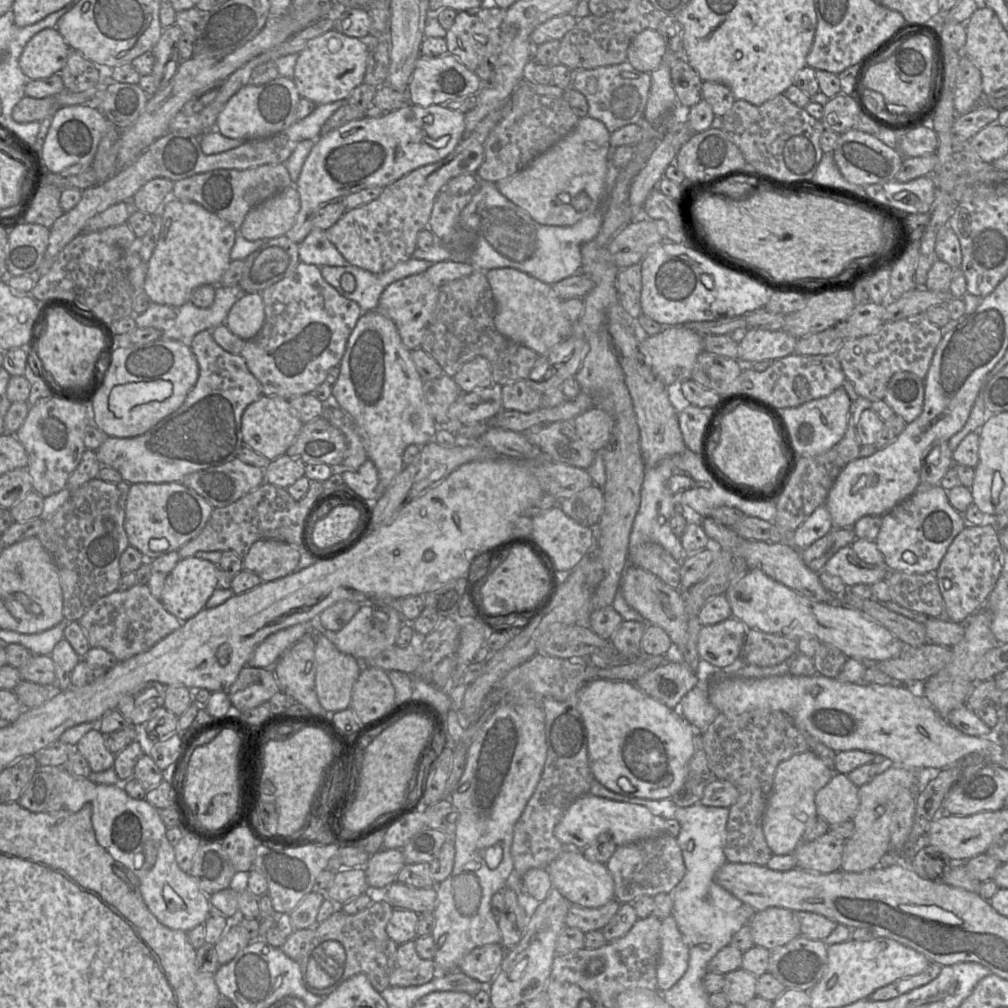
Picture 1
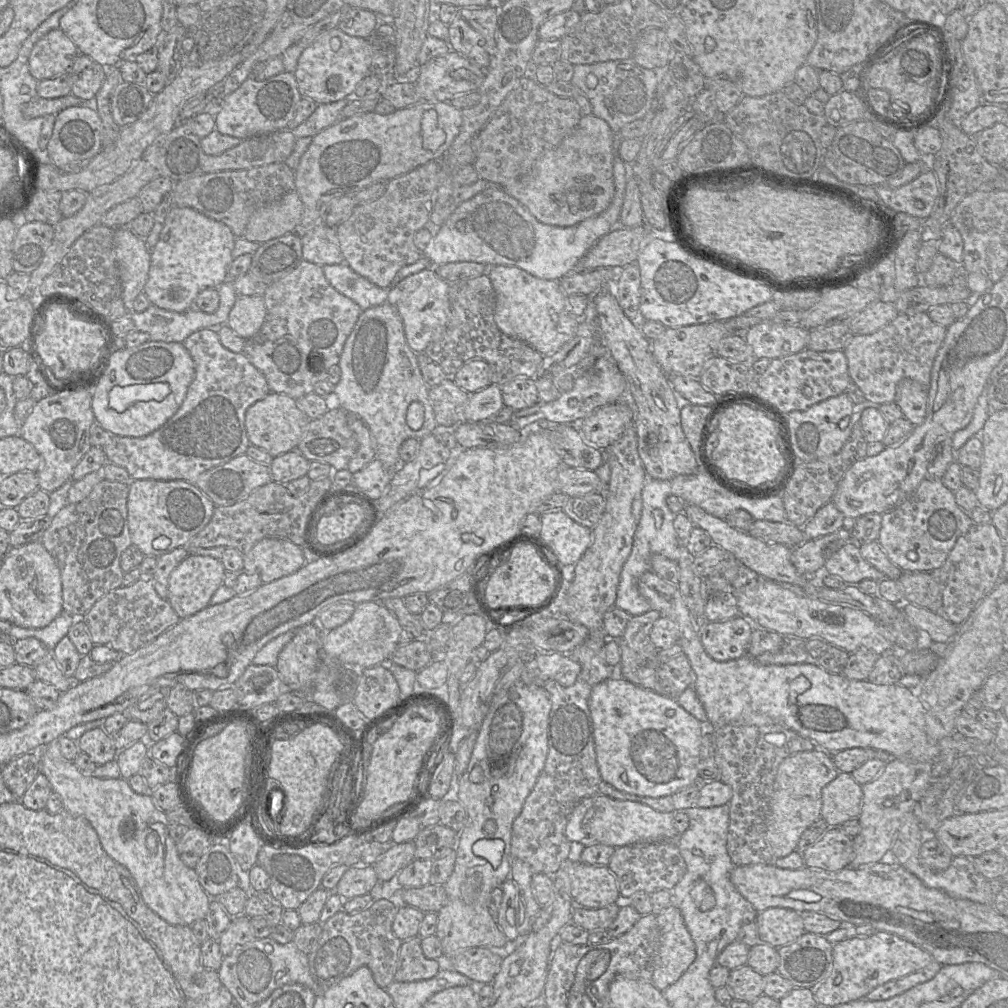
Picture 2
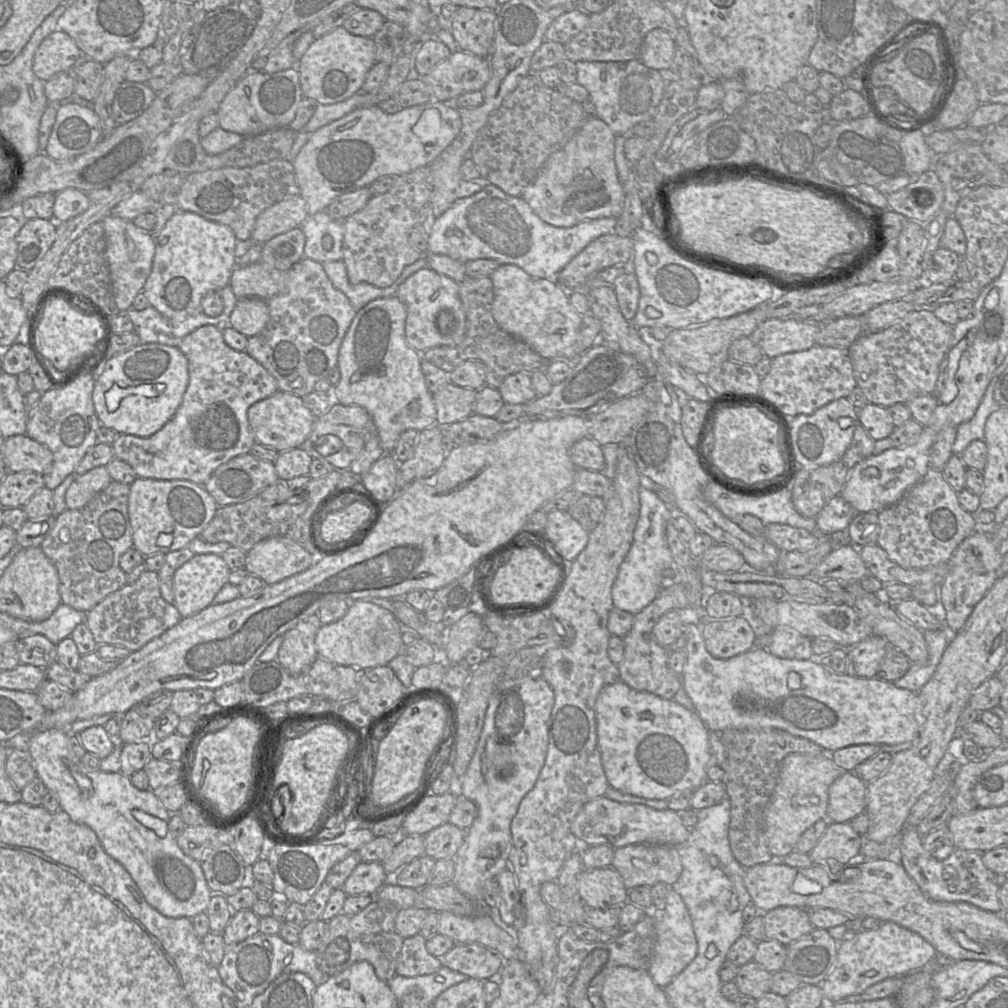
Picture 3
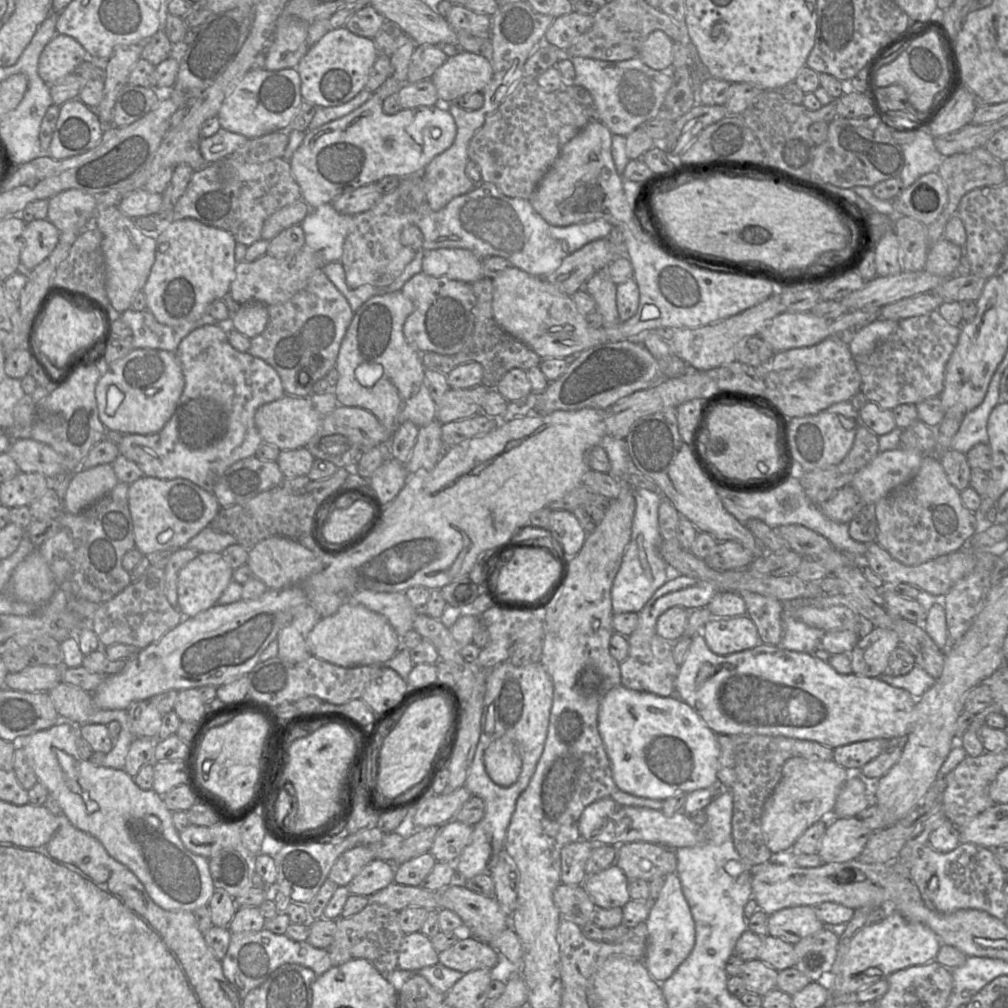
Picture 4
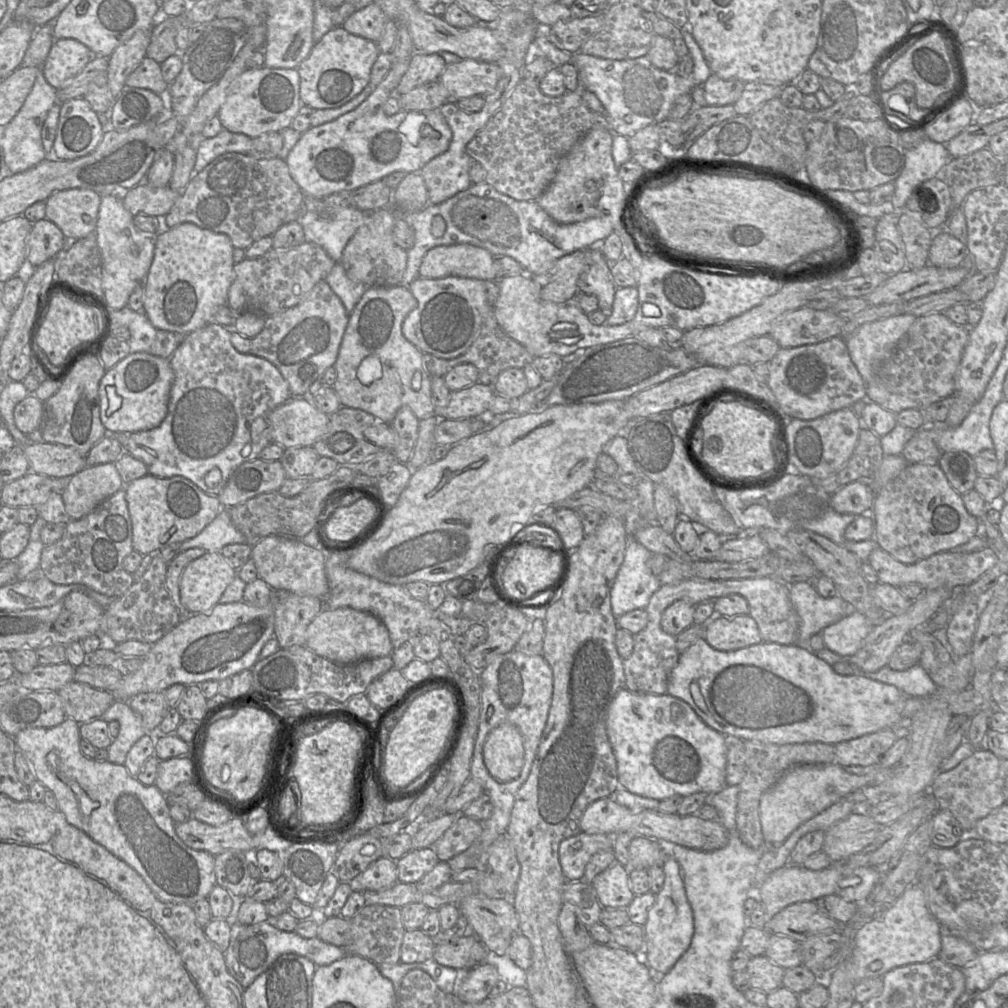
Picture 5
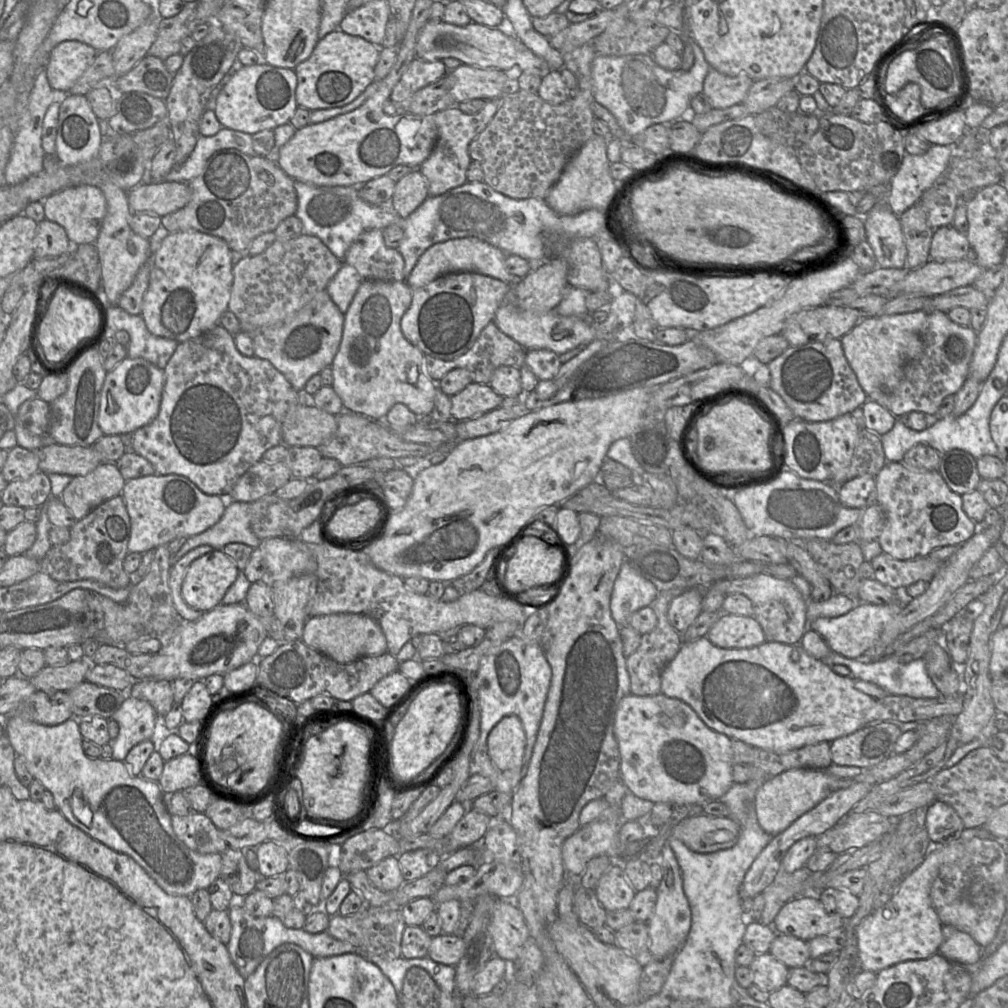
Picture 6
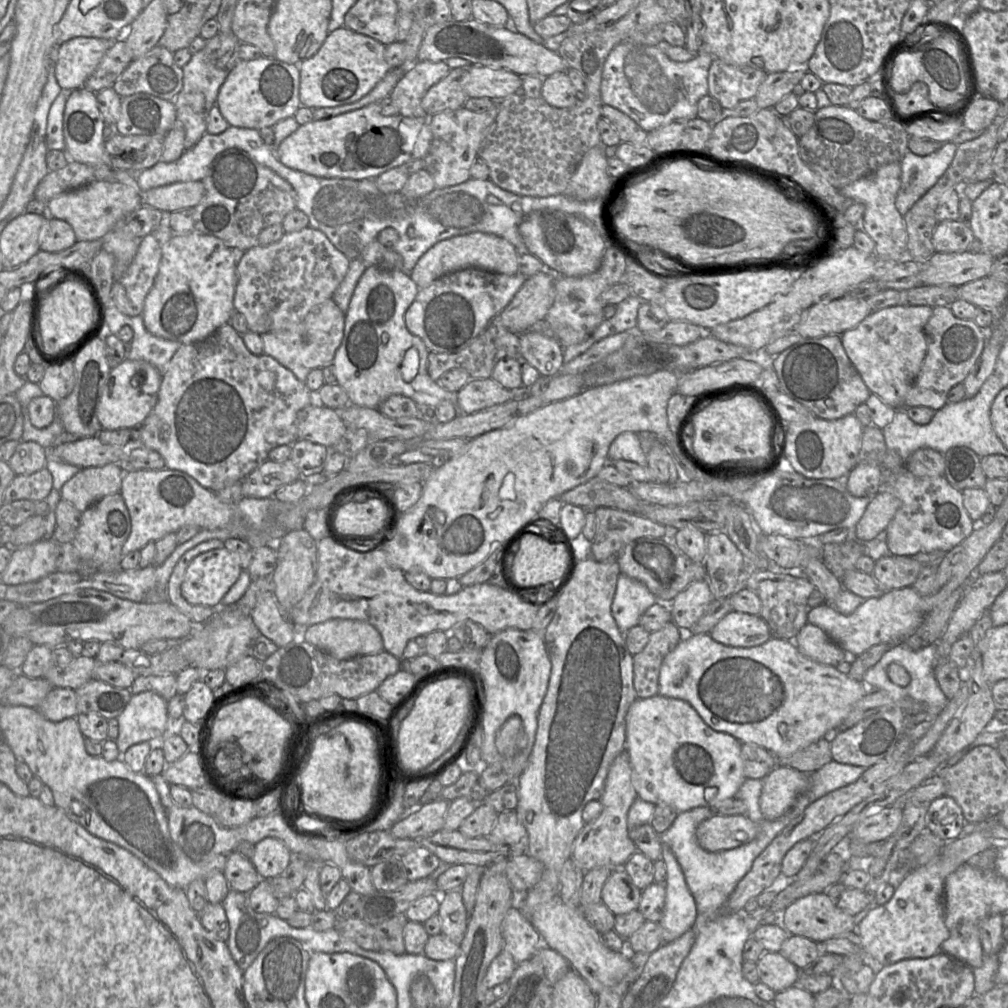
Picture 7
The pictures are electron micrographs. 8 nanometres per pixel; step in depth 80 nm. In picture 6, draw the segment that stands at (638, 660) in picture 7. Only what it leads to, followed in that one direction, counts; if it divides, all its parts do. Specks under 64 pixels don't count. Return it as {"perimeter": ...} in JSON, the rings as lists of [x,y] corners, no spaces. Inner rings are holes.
{"perimeter":[[[684,590],[659,592],[649,605],[657,616],[657,625],[649,633],[641,635],[641,643],[636,651],[627,657],[626,666],[630,676],[631,693],[636,696],[651,696],[661,693],[661,674],[666,665],[674,659],[683,643],[682,634],[668,621],[667,611],[671,600]]]}

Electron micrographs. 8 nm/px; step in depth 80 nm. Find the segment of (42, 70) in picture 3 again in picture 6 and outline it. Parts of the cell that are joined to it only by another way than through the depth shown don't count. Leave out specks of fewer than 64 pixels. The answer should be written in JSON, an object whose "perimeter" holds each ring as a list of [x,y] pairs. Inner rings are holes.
{"perimeter":[[[77,40],[59,43],[51,51],[45,68],[50,86],[59,93],[69,93],[97,54],[92,46]]]}

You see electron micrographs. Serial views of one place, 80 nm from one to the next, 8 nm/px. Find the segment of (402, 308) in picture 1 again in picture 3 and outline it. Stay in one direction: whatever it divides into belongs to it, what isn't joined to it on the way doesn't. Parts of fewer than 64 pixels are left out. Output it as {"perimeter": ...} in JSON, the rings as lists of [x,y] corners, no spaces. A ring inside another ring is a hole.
{"perimeter":[[[429,267],[410,275],[397,289],[396,296],[407,309],[405,336],[409,346],[423,353],[431,348],[454,346],[466,333],[466,314],[459,295],[460,284]]]}

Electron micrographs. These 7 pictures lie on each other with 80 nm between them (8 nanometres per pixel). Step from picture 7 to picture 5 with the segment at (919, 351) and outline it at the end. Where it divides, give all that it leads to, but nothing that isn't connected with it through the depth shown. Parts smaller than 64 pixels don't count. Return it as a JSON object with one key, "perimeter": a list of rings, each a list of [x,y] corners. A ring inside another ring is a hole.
{"perimeter":[[[903,313],[868,322],[845,339],[850,357],[865,384],[890,358],[916,318],[912,314]]]}

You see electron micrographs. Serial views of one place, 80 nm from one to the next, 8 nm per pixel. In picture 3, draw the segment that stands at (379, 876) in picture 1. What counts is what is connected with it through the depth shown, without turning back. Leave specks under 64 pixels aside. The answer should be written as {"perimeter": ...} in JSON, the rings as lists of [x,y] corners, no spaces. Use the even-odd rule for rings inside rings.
{"perimeter":[[[399,835],[391,854],[382,862],[388,876],[394,876],[401,868],[425,855],[425,835]]]}

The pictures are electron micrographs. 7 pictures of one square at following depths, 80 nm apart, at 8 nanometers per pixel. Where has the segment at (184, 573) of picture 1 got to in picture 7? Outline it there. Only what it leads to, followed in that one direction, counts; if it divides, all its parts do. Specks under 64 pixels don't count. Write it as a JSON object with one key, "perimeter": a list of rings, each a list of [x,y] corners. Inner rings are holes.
{"perimeter":[[[224,547],[201,553],[186,569],[181,594],[192,605],[218,608],[241,571],[236,554]]]}

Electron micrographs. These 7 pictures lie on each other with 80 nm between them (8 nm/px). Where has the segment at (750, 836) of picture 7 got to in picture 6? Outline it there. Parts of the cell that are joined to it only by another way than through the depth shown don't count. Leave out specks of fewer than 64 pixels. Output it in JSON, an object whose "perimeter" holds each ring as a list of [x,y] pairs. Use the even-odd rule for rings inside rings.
{"perimeter":[[[706,814],[689,816],[671,830],[677,838],[696,853],[714,853],[733,847],[740,836],[740,824],[729,817],[714,817]]]}

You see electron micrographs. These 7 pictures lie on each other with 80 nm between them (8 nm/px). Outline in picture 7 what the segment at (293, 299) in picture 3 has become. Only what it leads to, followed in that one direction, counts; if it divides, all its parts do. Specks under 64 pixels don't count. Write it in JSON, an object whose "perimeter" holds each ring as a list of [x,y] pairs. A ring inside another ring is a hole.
{"perimeter":[[[330,298],[314,306],[295,329],[261,334],[263,351],[305,383],[308,374],[313,369],[323,369],[333,364],[336,351],[343,339],[344,326],[345,314]]]}

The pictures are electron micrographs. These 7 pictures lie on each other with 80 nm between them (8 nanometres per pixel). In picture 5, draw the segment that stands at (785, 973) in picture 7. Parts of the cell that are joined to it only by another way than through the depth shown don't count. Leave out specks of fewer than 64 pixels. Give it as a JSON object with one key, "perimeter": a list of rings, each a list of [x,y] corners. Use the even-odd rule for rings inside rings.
{"perimeter":[[[765,955],[751,957],[746,967],[750,988],[769,994],[782,986],[785,969],[771,962]]]}

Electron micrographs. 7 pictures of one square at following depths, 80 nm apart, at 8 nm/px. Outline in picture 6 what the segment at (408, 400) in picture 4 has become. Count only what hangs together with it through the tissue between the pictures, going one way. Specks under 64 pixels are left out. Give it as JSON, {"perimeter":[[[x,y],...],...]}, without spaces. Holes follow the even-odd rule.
{"perimeter":[[[363,280],[347,312],[342,341],[333,360],[333,389],[339,395],[344,410],[371,419],[384,419],[397,403],[403,403],[418,417],[430,417],[435,405],[438,383],[426,372],[424,353],[410,343],[402,333],[401,319],[413,299],[413,289],[407,281]]]}

